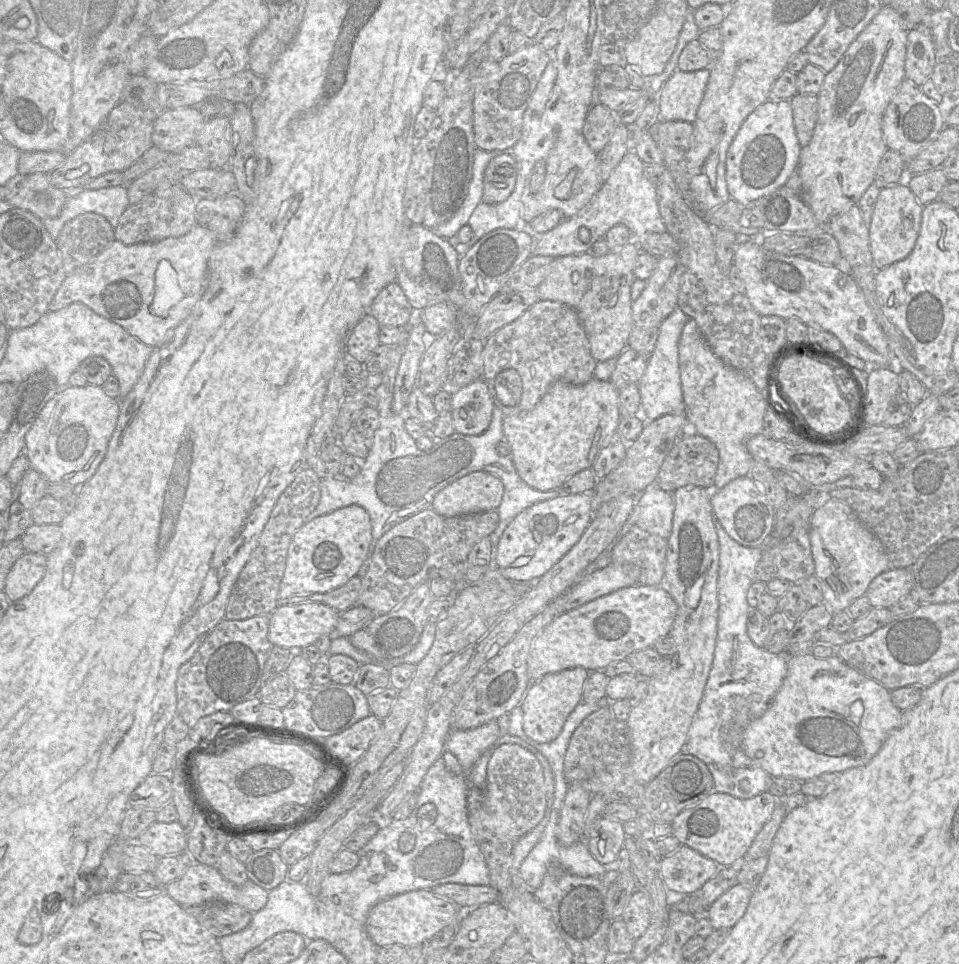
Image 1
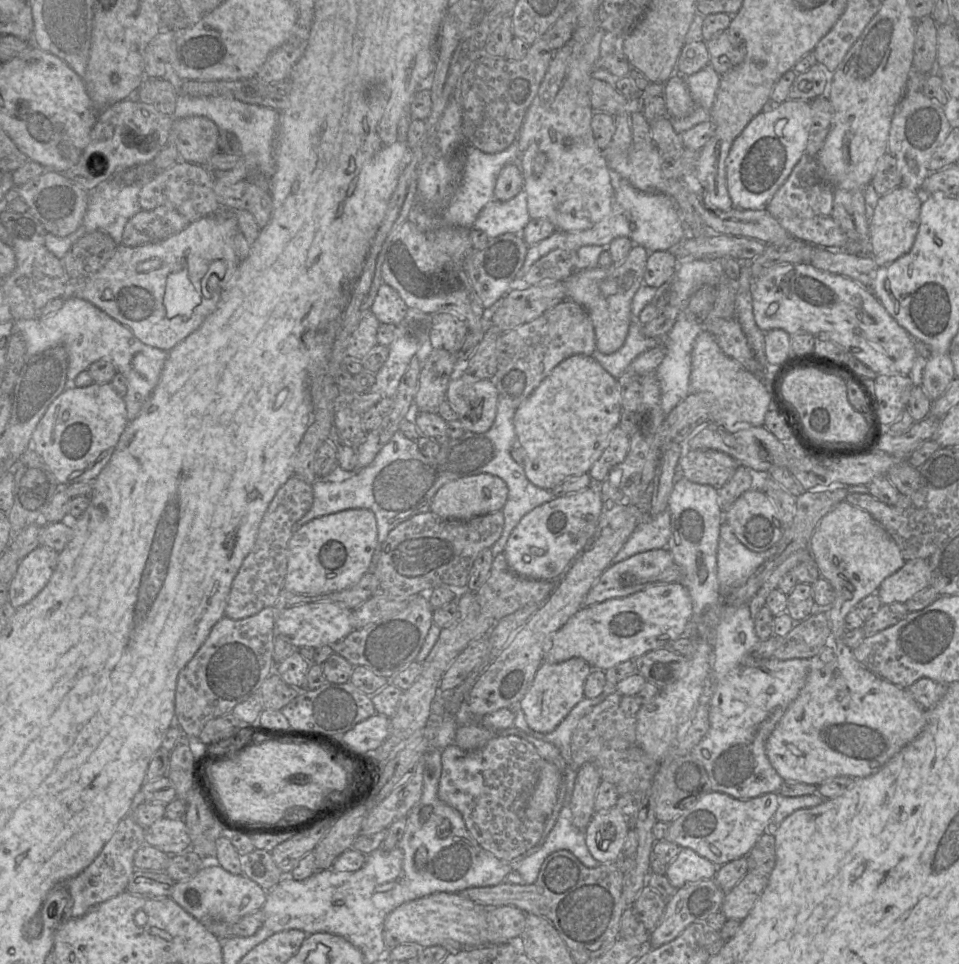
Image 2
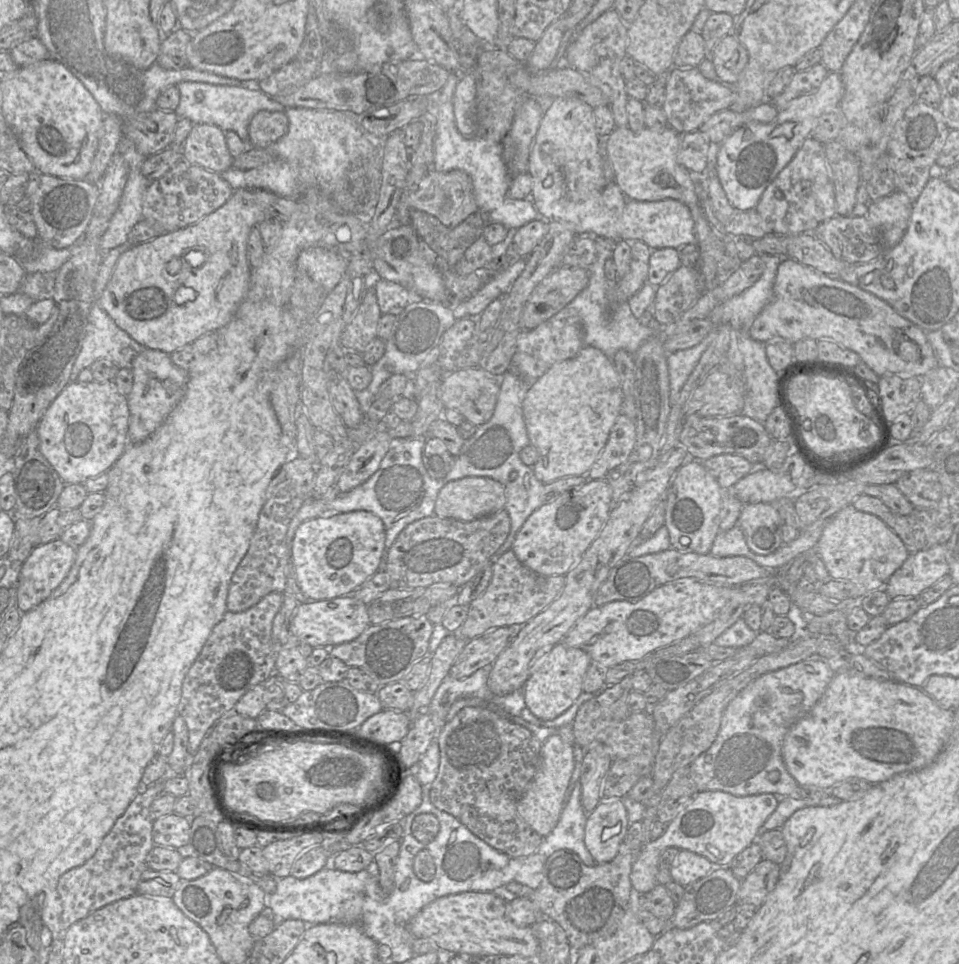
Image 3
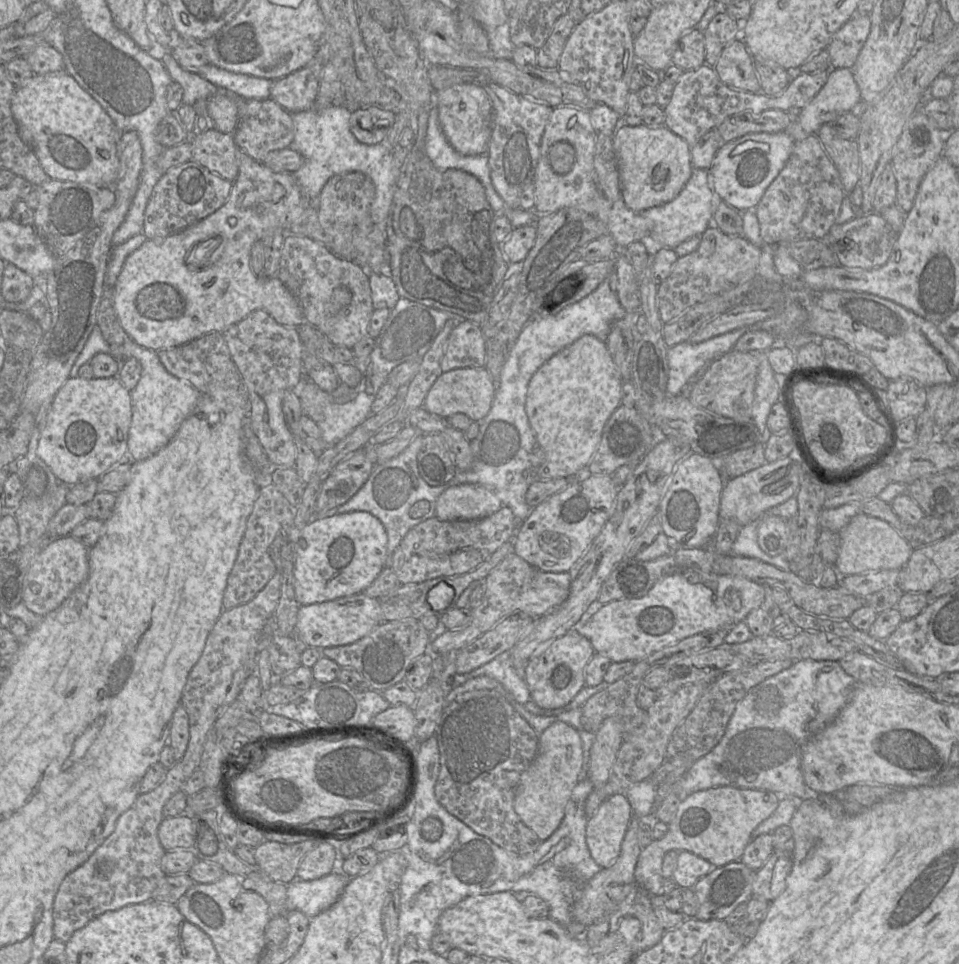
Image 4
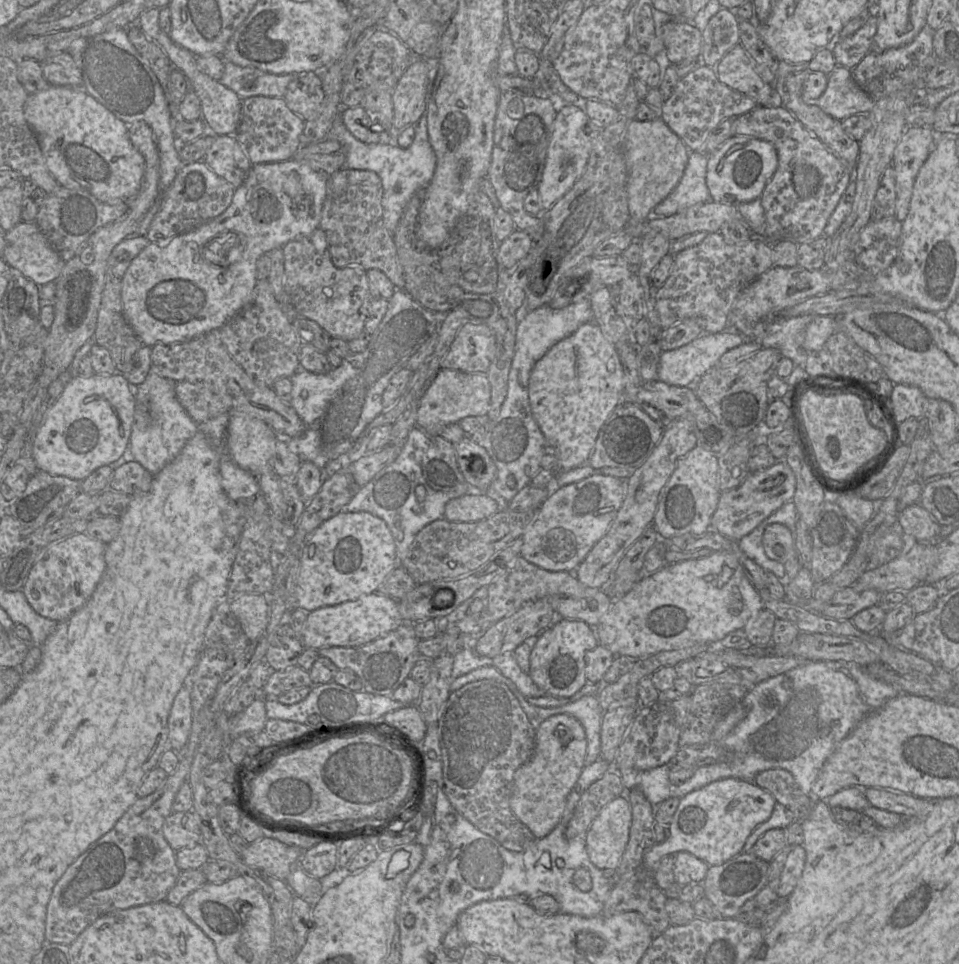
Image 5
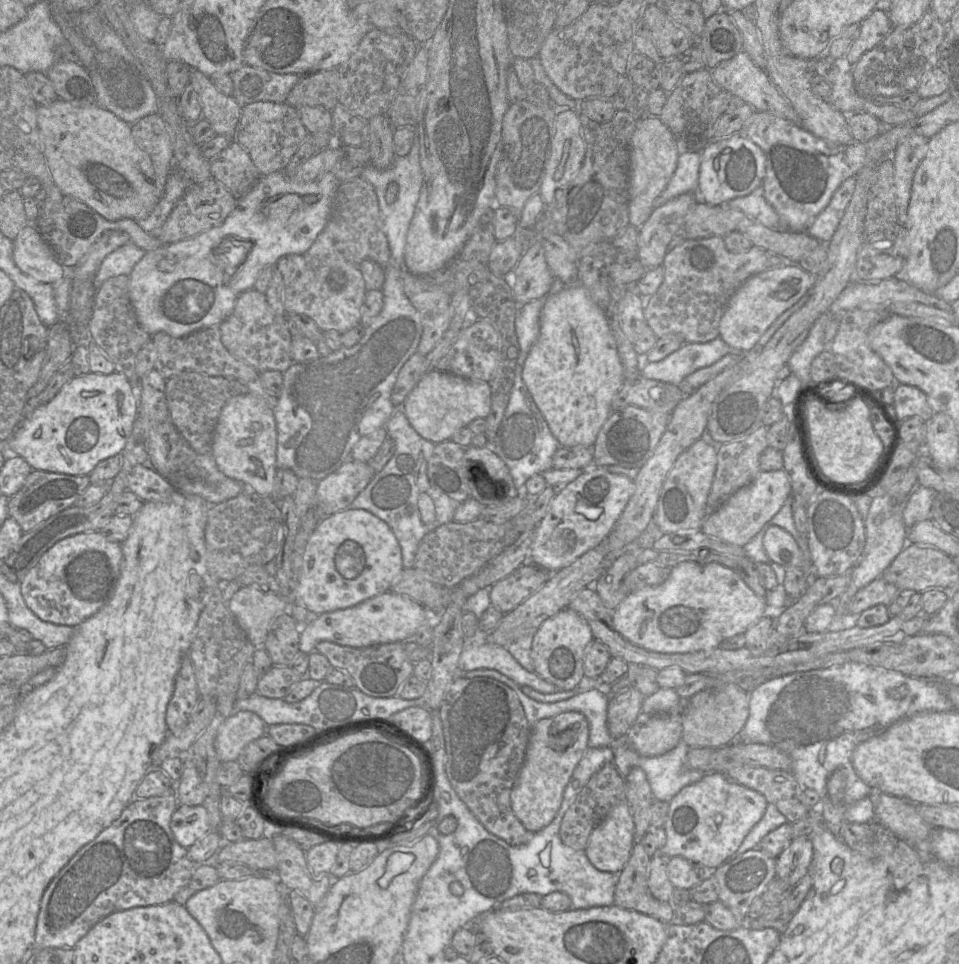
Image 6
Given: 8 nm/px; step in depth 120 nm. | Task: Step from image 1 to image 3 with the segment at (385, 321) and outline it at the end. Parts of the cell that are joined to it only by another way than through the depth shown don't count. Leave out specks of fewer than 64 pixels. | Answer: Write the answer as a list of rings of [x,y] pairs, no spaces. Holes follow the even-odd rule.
[[[387,280],[375,281],[372,289],[382,314],[398,316],[408,304],[423,301],[414,292]]]

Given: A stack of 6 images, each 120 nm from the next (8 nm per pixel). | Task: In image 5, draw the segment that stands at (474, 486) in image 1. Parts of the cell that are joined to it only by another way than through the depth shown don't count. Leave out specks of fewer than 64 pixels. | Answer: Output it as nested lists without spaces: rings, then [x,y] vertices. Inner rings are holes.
[[[466,494],[447,502],[444,518],[452,522],[475,522],[498,511],[497,502],[487,495]]]

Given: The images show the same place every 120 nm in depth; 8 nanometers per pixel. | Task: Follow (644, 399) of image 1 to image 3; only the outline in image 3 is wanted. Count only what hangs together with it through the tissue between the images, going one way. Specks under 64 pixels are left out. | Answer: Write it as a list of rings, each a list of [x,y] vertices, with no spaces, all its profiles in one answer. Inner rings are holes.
[[[717,328],[713,329],[698,345],[668,354],[667,366],[670,380],[670,409],[680,394],[680,390],[698,364],[701,356],[716,338]]]

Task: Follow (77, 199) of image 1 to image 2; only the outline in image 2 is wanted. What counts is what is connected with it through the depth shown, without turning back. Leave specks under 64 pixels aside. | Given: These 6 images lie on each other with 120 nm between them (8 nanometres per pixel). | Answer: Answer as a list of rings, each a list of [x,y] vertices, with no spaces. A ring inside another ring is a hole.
[[[114,178],[104,181],[89,191],[88,207],[80,227],[72,234],[58,237],[46,232],[45,245],[58,259],[62,259],[72,245],[87,233],[97,230],[109,234],[117,245],[122,244],[122,236],[126,223],[142,208],[139,204],[139,193],[142,186],[126,185]]]

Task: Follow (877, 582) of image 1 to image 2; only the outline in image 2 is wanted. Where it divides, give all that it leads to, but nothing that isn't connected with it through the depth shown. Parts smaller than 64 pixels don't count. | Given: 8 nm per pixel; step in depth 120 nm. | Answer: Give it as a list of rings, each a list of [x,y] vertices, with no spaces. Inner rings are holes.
[[[915,558],[880,584],[877,595],[882,605],[905,603],[917,592],[930,586],[931,571],[928,559]]]

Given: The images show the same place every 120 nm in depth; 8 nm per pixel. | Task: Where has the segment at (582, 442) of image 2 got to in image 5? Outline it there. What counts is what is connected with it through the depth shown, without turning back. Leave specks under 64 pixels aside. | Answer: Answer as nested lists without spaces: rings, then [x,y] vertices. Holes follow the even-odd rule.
[[[594,322],[581,325],[572,335],[551,347],[531,370],[528,394],[533,418],[547,444],[558,451],[559,459],[552,470],[540,469],[528,485],[546,488],[558,474],[577,468],[588,461],[602,425],[621,402],[623,390],[623,368],[614,345],[605,338],[600,327]]]

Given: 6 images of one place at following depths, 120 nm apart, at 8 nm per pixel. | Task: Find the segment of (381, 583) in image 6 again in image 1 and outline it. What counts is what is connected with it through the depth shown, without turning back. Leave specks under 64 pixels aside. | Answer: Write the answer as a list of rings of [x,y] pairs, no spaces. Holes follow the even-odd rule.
[[[352,504],[305,523],[293,536],[287,555],[279,598],[301,593],[326,593],[356,576],[372,542],[372,526],[367,511]]]

